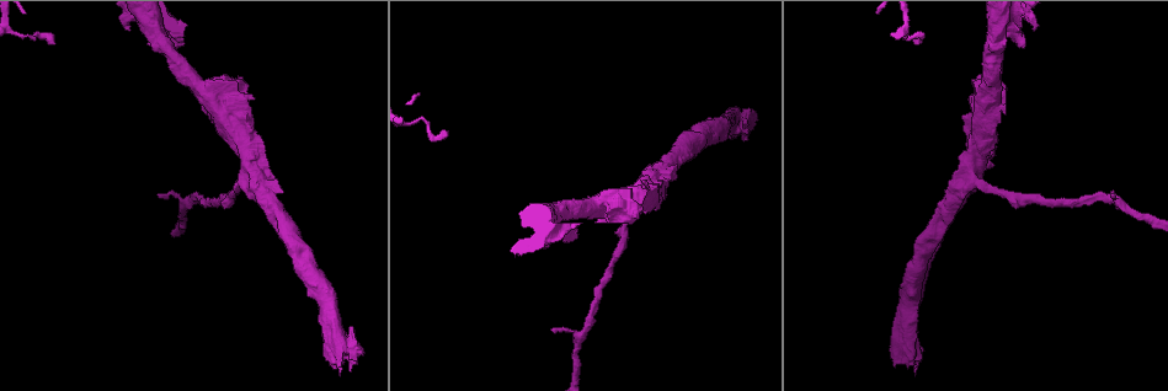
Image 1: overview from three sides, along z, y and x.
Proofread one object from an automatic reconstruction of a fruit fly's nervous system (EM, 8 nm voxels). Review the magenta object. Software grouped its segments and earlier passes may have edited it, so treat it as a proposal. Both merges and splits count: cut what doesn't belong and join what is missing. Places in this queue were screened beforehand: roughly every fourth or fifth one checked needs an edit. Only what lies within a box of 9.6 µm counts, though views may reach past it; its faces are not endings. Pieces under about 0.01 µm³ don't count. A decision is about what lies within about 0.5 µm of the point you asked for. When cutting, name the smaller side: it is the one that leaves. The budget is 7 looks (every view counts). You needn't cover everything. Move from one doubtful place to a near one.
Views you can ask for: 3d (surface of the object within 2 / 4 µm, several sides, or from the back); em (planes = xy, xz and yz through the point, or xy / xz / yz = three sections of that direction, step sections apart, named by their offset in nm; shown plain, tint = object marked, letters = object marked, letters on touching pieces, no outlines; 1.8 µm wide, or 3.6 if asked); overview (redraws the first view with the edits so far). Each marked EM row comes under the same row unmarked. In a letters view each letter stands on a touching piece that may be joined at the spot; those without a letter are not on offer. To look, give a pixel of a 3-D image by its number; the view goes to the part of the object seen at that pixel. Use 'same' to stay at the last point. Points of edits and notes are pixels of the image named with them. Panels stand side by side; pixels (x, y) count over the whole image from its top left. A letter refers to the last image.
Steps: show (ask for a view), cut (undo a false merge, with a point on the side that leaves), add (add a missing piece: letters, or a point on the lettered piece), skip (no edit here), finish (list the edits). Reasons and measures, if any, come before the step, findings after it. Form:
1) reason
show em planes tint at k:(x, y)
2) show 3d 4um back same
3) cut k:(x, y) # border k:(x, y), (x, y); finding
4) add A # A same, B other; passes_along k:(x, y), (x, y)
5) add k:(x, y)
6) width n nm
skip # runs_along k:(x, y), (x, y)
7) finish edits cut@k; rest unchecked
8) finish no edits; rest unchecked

a narrow waist
show em xz step 8 tint at 1:(428, 128)

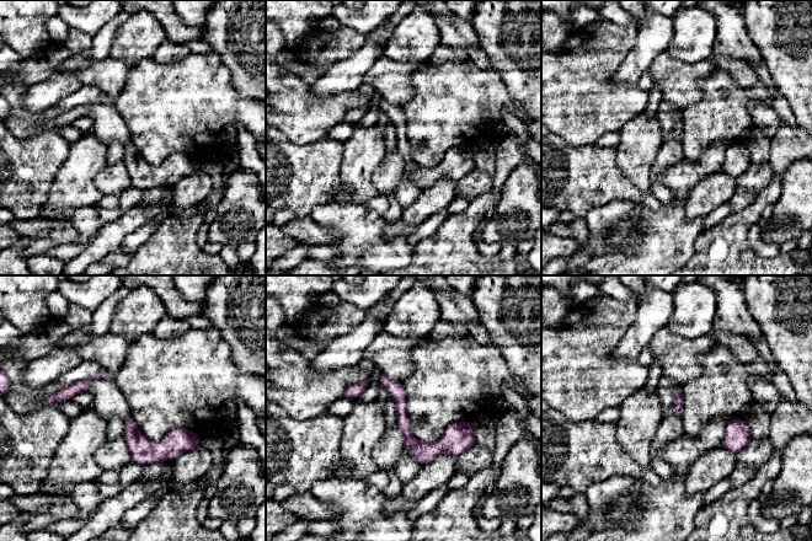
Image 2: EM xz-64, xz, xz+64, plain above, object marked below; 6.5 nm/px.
another direction
show em yz step 8 letters same

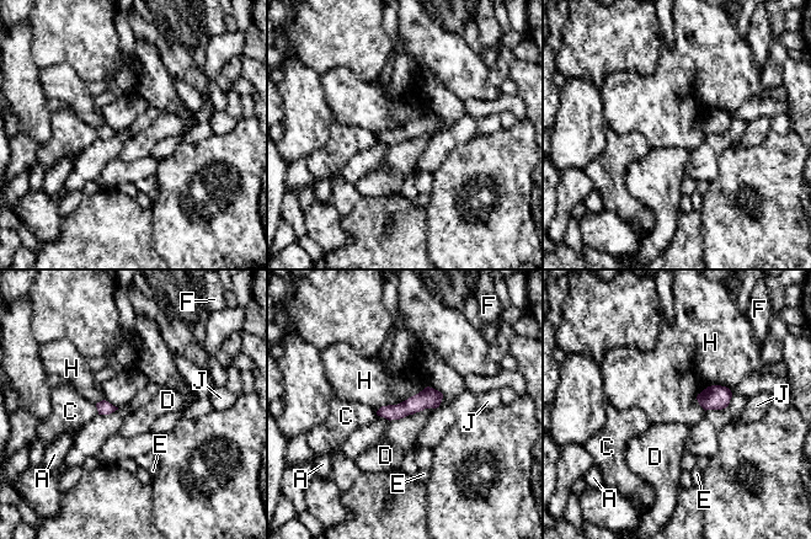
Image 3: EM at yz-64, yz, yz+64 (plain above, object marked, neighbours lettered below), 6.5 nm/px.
skip # A other, C other, D other, E other, F other, H other, J other; runs_along 3:(438, 395), (399, 411), (380, 412); all the same neuron

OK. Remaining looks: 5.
free end
show em xy step 4 tint at 1:(1035, 30)

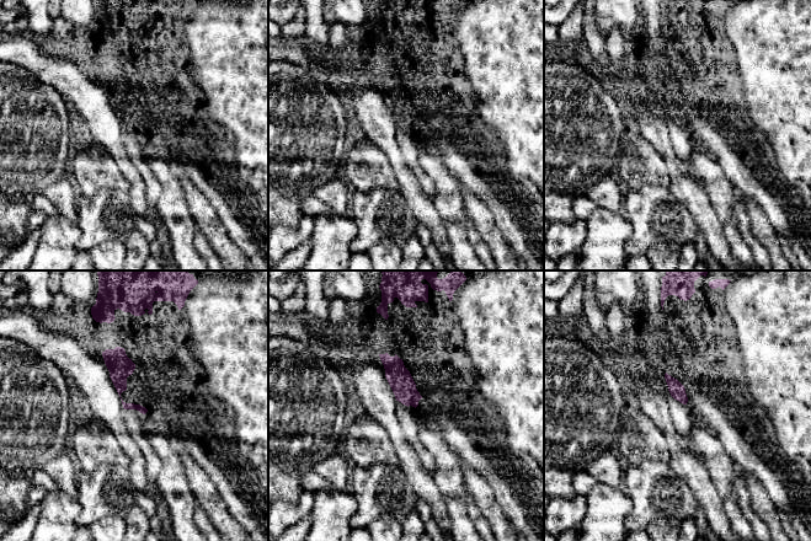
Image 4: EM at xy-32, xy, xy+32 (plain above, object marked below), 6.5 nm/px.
cut it another way
show em planes tint same

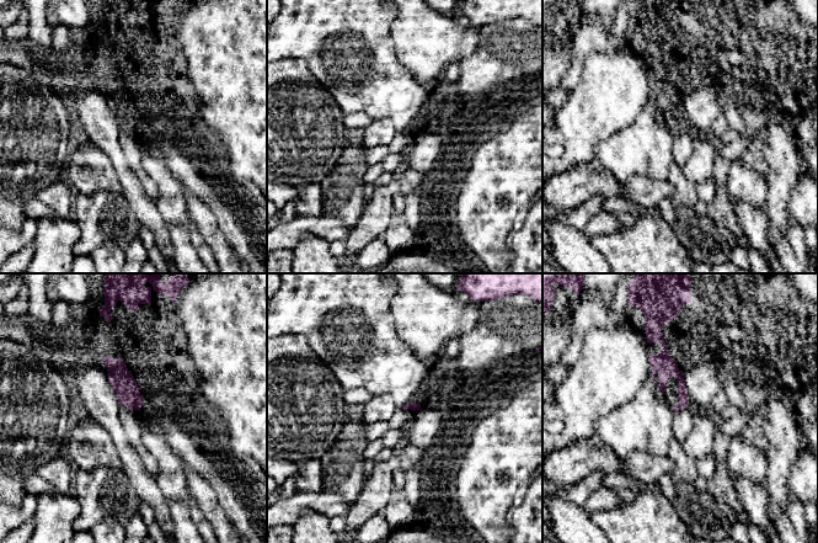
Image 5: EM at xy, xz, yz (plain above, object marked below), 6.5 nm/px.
show em planes letters same

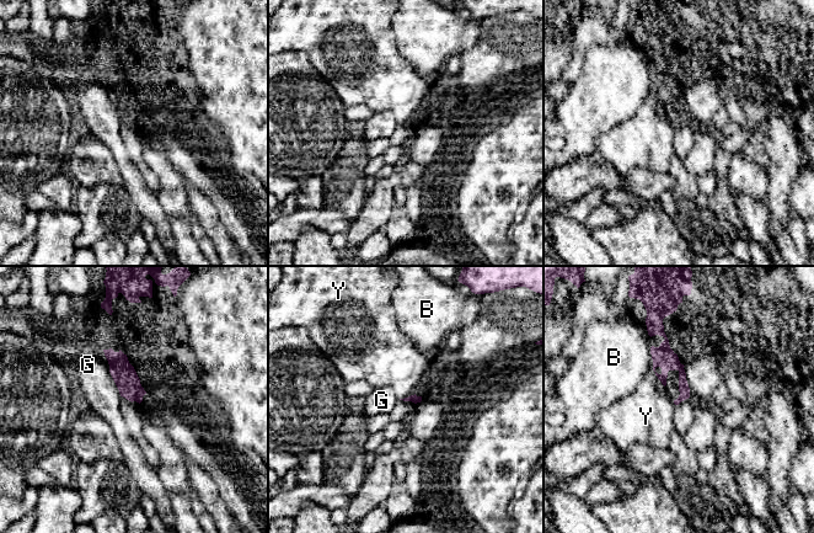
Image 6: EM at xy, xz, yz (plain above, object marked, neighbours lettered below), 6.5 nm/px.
skip # B other, G other, Y other; none of them fits

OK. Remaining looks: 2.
show em planes letters at 1:(744, 129)

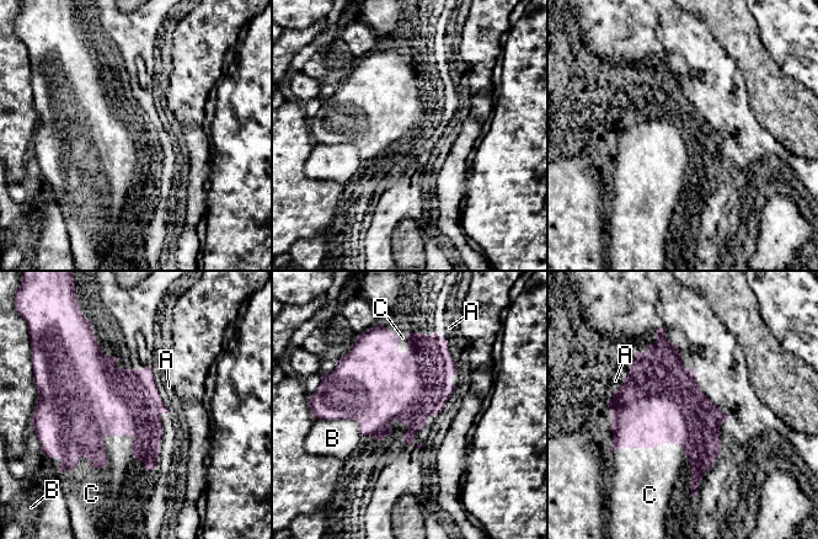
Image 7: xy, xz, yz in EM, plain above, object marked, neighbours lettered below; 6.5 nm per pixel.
add C # A other, B other, C same; passes_along 7:(128, 403), (132, 441), (119, 453); the neuron continues

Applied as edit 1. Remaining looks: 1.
finish edits add@7; rest unchecked

